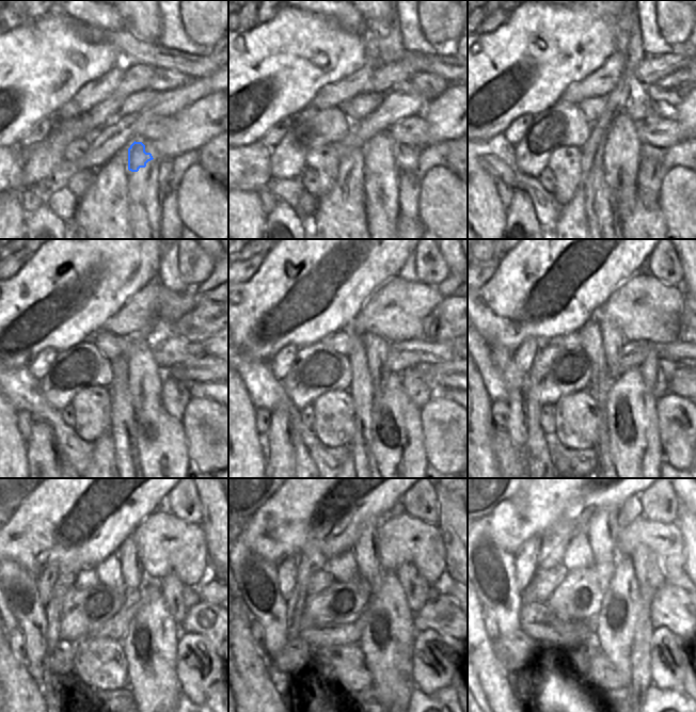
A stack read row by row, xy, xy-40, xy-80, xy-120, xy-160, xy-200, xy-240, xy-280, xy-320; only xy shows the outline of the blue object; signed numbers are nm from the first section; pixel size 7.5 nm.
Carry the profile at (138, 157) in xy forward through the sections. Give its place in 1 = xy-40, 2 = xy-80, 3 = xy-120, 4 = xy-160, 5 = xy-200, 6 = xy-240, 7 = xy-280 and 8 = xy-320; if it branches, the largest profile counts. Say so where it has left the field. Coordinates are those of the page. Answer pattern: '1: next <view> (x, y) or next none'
1: next xy-40 (379, 148)
2: next xy-80 (621, 141)
3: next xy-120 (145, 379)
4: next xy-160 (377, 347)
5: next xy-200 (612, 336)
6: next xy-240 (135, 576)
7: next xy-280 (366, 547)
8: next xy-320 (602, 529)

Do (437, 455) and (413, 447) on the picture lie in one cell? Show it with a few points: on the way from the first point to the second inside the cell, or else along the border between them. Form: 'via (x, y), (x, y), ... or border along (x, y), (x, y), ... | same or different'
border along (421, 427), (424, 454), (429, 465) | different

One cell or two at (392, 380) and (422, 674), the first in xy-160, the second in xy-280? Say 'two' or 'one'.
two

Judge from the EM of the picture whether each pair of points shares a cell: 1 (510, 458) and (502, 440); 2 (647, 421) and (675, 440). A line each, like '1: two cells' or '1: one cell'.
1: one cell
2: two cells

